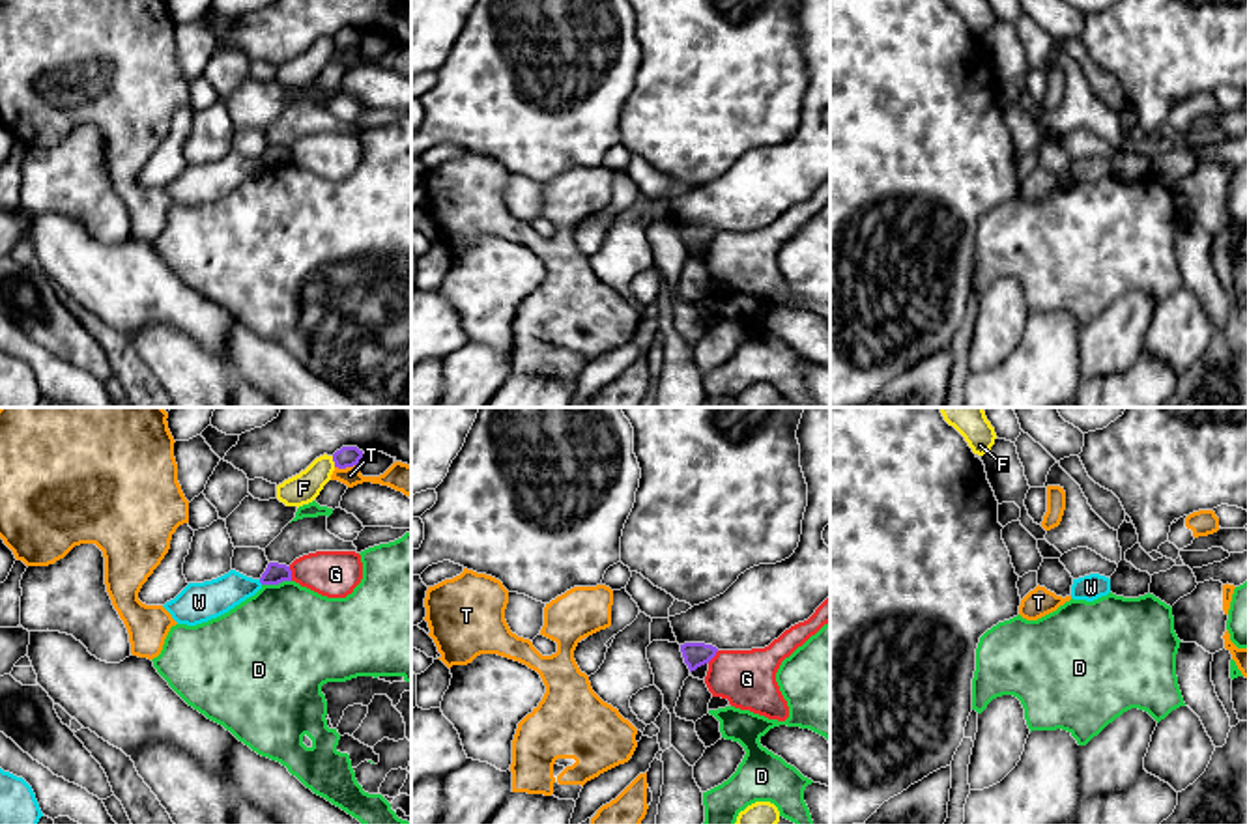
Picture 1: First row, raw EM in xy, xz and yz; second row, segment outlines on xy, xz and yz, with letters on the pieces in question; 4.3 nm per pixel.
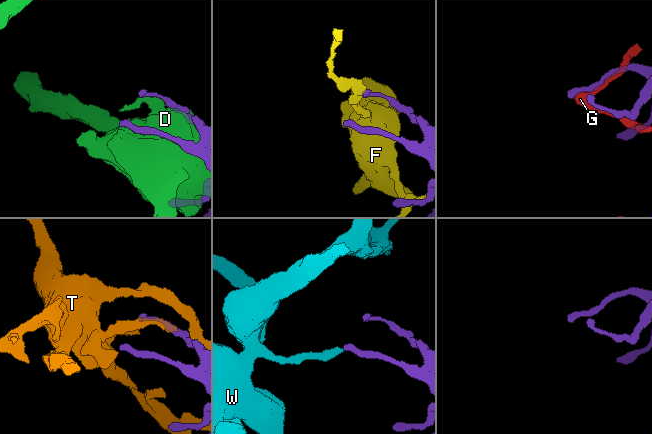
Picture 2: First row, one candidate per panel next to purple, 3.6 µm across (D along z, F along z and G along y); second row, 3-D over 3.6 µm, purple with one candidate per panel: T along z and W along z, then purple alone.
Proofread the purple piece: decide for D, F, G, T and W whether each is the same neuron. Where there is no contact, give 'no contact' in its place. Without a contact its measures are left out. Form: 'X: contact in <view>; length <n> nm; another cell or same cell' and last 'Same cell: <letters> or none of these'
D: contact in xy; length 130 nm; another cell
F: contact in xy; length 50 nm; another cell
G: contact in xy; length 70 nm; another cell
T: contact in xy; length 100 nm; another cell
W: contact in xy; length 30 nm; another cell
Same cell: none of these

